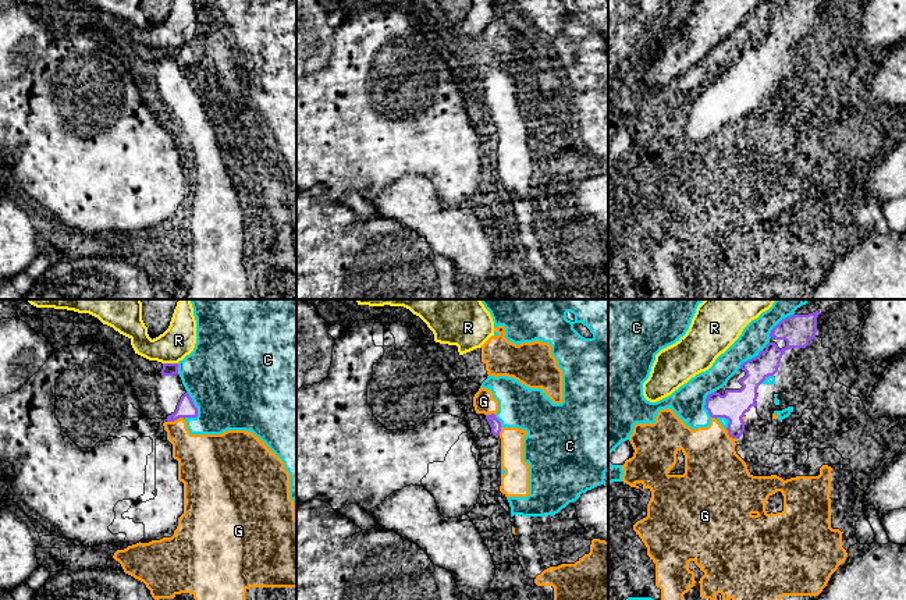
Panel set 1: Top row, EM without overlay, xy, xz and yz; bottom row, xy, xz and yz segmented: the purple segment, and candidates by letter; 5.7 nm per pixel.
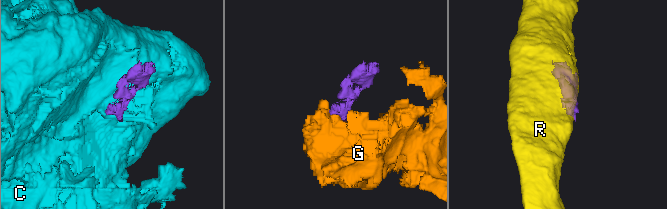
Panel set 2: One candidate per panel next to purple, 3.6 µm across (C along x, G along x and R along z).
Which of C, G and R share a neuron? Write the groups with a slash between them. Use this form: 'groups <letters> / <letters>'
groups C / G / R

